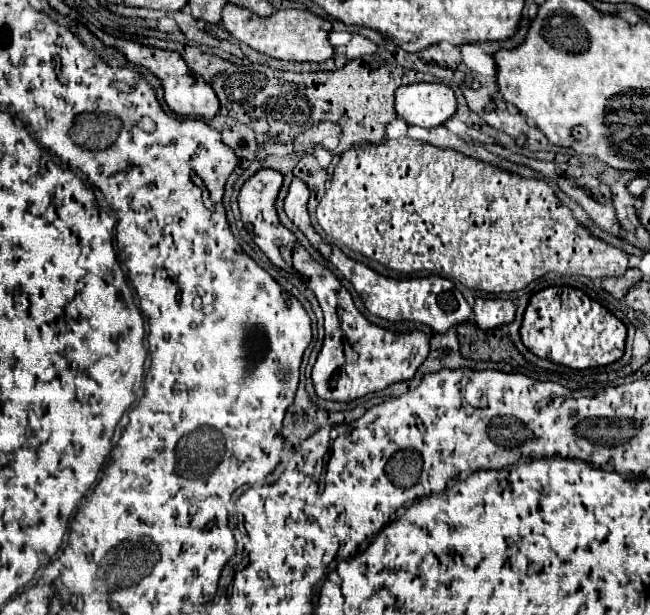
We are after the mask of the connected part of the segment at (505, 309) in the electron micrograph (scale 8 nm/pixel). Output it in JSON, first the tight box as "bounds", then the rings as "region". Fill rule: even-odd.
{"bounds":[472,298,516,330],"region":[[[476,298],[472,310],[476,316],[476,324],[482,330],[490,330],[490,328],[498,328],[502,324],[510,324],[516,314],[516,304],[512,300],[500,300],[500,298],[496,298],[496,300]]]}

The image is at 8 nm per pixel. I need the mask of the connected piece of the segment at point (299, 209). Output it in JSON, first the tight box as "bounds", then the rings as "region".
{"bounds":[284,178,316,232],"region":[[[294,178],[288,190],[288,196],[284,200],[284,210],[288,214],[290,220],[294,220],[294,224],[304,232],[316,232],[310,226],[310,216],[308,216],[308,198],[310,198],[310,190],[306,186],[306,182],[302,182],[300,178]]]}

